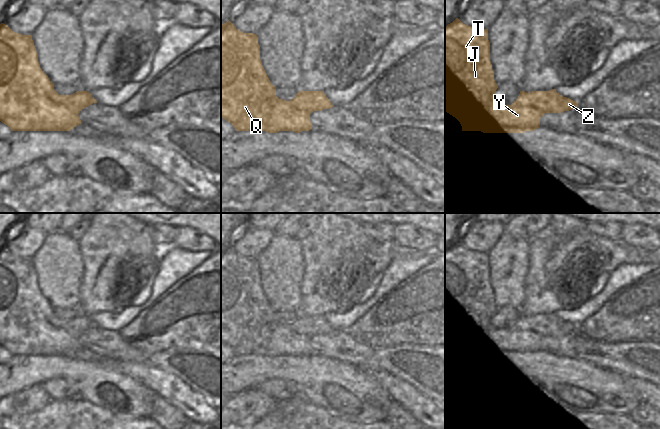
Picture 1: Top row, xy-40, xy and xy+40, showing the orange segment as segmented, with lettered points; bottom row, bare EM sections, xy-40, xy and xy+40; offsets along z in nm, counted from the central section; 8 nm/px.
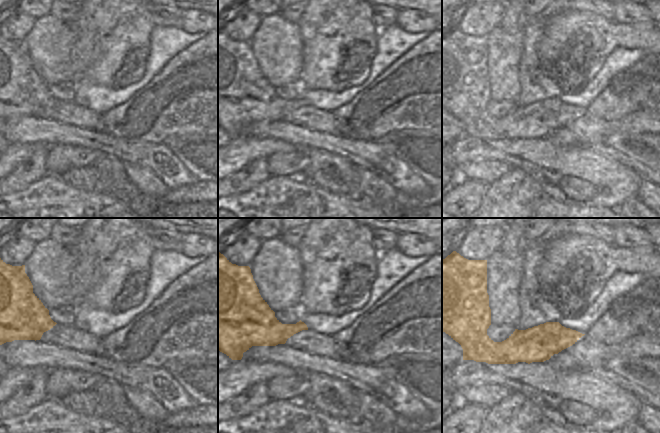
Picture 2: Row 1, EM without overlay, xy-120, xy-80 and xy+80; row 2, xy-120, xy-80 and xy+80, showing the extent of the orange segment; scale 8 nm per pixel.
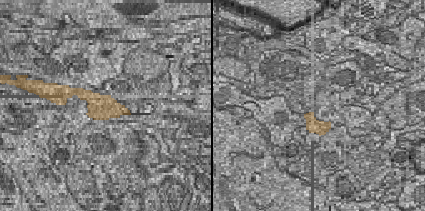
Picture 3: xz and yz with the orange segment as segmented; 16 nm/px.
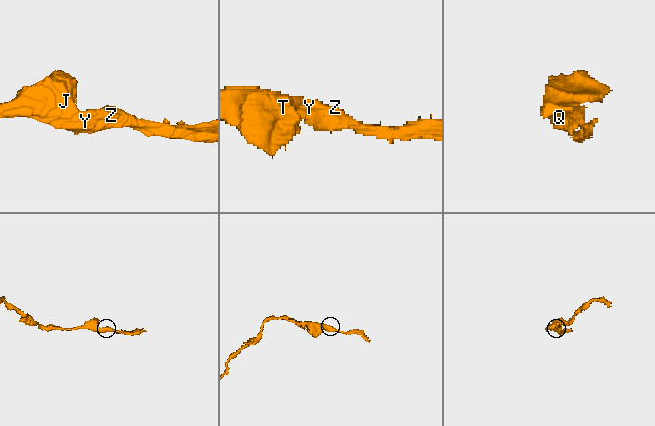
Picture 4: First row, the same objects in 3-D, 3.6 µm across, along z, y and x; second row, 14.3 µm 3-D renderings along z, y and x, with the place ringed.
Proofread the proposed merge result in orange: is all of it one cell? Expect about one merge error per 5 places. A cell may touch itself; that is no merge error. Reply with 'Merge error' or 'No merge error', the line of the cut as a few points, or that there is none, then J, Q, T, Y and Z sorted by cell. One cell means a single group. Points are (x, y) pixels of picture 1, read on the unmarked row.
No merge error. No split. Groups: J Q T Y Z

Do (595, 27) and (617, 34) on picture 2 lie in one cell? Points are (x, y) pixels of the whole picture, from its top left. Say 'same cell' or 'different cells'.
same cell

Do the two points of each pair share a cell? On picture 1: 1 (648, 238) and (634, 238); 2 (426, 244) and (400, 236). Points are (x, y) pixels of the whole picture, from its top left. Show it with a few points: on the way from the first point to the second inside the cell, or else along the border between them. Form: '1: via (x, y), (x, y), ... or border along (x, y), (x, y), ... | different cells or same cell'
1: via (645, 238), (637, 238) | same cell
2: via (420, 238), (418, 236), (406, 236) | same cell

